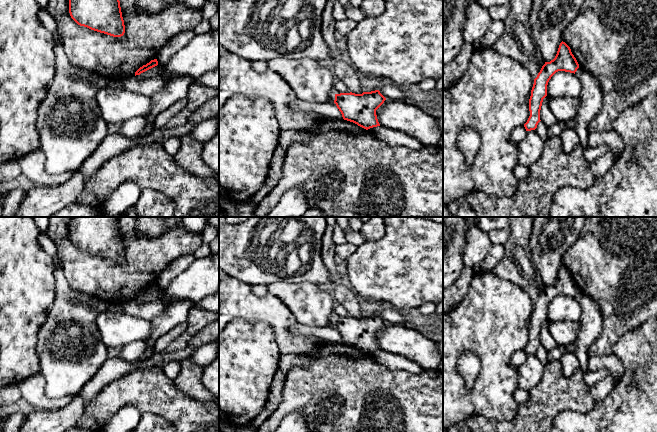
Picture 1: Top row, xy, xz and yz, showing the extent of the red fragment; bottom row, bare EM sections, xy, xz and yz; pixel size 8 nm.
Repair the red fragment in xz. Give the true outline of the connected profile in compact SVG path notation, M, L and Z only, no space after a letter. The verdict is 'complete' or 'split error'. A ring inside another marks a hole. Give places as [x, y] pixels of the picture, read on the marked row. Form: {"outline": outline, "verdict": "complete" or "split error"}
{"outline": "M375 90L362 94L352 92L335 94L334 103L344 120L368 130L376 139L390 146L402 145L414 150L421 149L423 144L416 138L402 131L382 127L379 124L376 110L385 100L386 98L380 91Z", "verdict": "split error"}

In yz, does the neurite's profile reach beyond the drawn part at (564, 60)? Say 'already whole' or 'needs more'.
needs more

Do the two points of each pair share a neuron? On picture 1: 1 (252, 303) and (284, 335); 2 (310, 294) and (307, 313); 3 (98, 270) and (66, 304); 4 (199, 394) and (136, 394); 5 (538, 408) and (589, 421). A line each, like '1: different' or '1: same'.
1: same
2: same
3: different
4: different
5: different

